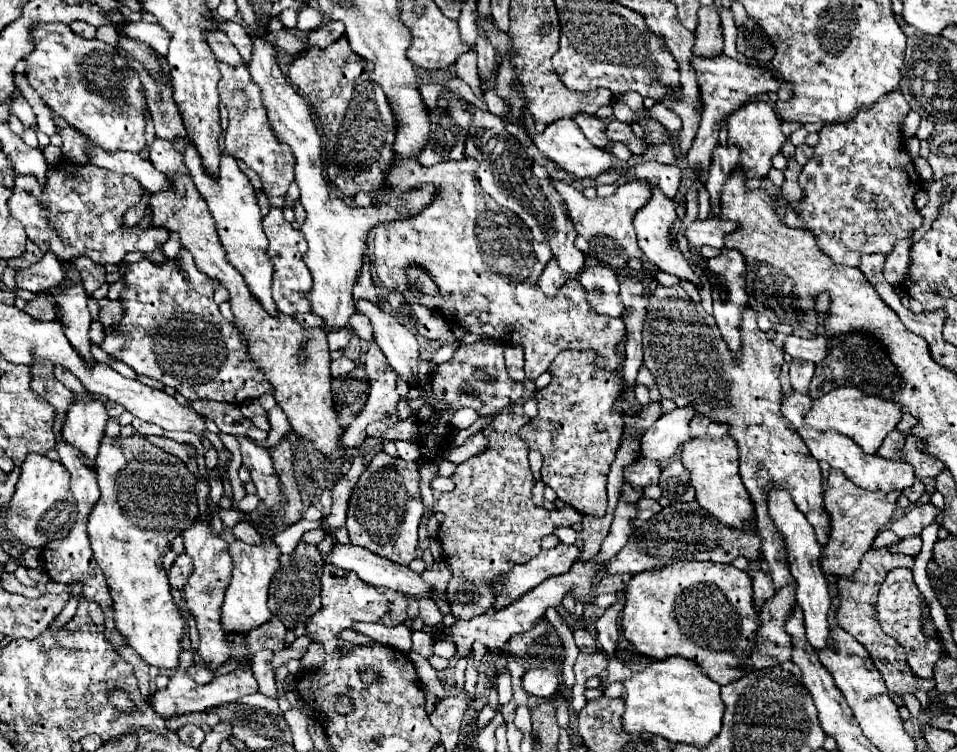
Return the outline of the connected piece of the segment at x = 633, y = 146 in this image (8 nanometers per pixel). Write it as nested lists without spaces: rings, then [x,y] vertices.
[[[617,120],[611,121],[605,135],[611,142],[623,142],[633,155],[643,154],[646,150],[643,143],[633,134],[631,126]]]

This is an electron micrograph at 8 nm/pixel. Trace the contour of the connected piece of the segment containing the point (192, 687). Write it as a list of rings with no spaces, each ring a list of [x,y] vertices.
[[[197,631],[196,635],[190,634],[190,649],[183,655],[180,655],[180,663],[177,670],[174,671],[169,678],[169,686],[165,690],[159,690],[155,696],[153,696],[153,708],[163,716],[163,718],[173,718],[173,716],[179,716],[179,714],[187,714],[187,712],[205,712],[209,706],[219,706],[219,704],[225,704],[225,702],[235,702],[237,698],[245,696],[245,694],[253,694],[257,692],[257,680],[253,678],[253,672],[251,670],[243,670],[243,668],[237,668],[235,672],[231,674],[225,674],[225,676],[217,676],[211,684],[207,686],[199,686],[199,684],[193,684],[193,680],[187,676],[186,663],[194,663],[191,651],[195,651],[199,644],[200,638]]]

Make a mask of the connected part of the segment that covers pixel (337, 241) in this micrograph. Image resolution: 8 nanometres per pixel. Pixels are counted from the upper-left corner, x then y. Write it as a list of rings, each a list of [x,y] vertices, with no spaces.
[[[255,34],[253,38],[253,58],[249,62],[249,72],[255,84],[261,88],[263,104],[269,112],[271,128],[277,140],[289,144],[295,156],[295,182],[299,184],[301,204],[307,212],[307,220],[301,226],[301,232],[305,234],[309,246],[307,254],[303,256],[303,262],[307,264],[313,278],[313,286],[309,290],[311,312],[321,316],[325,324],[331,328],[345,328],[349,318],[355,314],[355,302],[351,294],[353,284],[357,282],[357,276],[361,274],[361,266],[365,262],[369,230],[375,228],[377,224],[391,224],[395,220],[417,216],[421,208],[429,206],[435,200],[437,188],[431,184],[417,186],[383,206],[369,208],[347,206],[323,176],[325,168],[321,156],[321,136],[315,130],[315,120],[309,110],[309,104],[285,80],[277,66],[273,46],[259,34]]]

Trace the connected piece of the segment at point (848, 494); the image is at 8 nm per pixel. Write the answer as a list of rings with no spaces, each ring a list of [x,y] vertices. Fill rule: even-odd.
[[[831,470],[823,496],[825,496],[825,508],[831,516],[831,534],[829,534],[827,546],[823,548],[821,568],[827,574],[849,576],[851,572],[855,572],[859,568],[863,554],[871,548],[879,530],[891,522],[891,518],[895,514],[897,498],[901,494],[863,490],[863,488],[855,486],[851,480],[847,480],[841,470]]]

